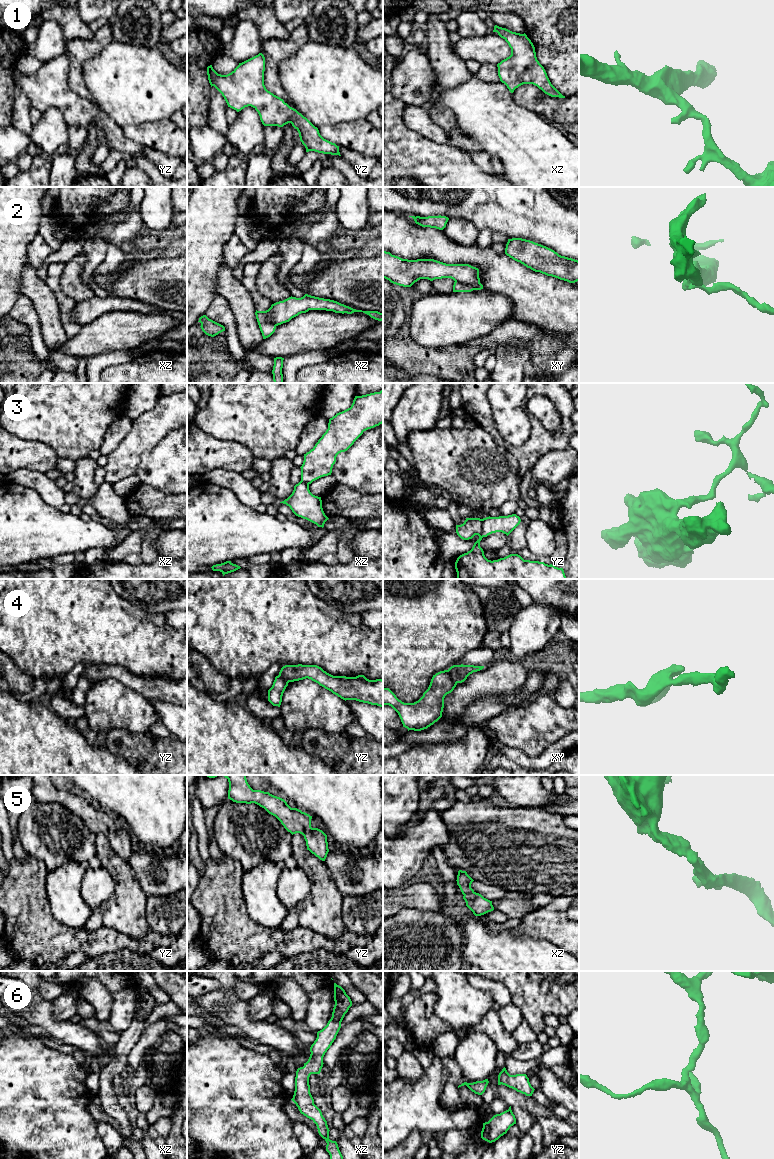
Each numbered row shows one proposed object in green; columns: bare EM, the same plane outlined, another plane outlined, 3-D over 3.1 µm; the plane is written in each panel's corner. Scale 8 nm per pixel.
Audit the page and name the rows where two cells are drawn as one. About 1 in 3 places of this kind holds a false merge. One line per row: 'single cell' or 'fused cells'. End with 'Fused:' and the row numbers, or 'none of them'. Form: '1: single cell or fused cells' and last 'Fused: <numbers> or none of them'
1: single cell
2: fused cells
3: fused cells
4: fused cells
5: single cell
6: single cell
Fused: 2, 3, 4

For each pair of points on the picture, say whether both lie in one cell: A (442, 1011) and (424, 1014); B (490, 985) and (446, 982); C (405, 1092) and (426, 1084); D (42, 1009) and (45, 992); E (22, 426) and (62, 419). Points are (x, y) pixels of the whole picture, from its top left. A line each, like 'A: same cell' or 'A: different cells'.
A: different cells
B: different cells
C: same cell
D: different cells
E: same cell

